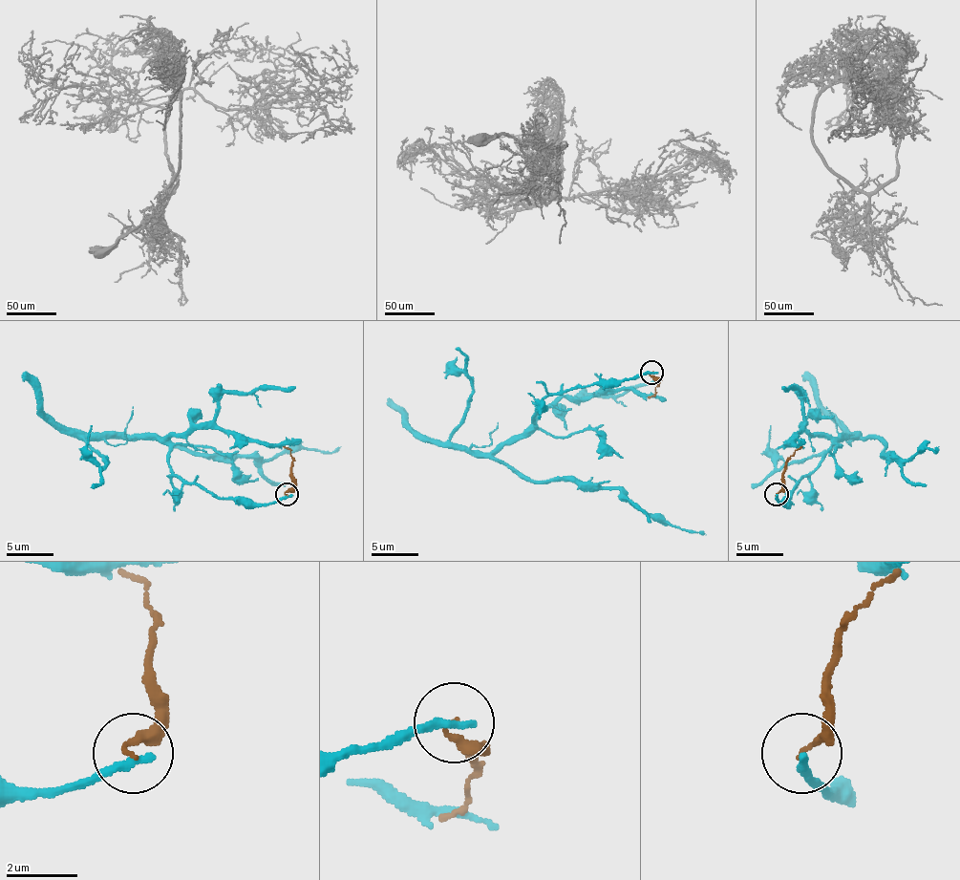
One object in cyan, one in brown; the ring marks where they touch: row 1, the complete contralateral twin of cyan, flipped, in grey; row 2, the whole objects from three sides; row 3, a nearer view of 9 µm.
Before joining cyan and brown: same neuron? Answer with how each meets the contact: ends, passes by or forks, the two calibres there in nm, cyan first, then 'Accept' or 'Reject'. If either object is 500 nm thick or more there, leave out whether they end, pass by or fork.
At the ring cyan ends. At the ring brown ends. Thickness 260 nm (cyan) against 130 nm. Reject

